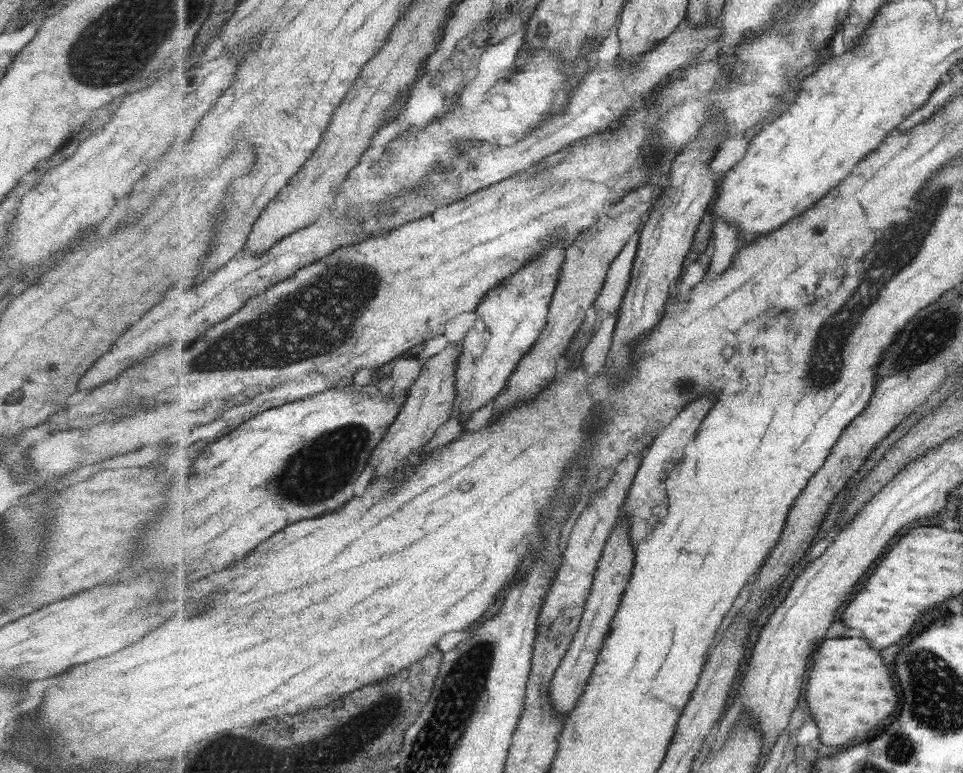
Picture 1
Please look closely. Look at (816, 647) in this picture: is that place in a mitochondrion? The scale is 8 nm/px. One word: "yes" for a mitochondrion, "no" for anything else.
no

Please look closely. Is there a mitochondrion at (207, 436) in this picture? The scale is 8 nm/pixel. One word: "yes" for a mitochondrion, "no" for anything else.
no

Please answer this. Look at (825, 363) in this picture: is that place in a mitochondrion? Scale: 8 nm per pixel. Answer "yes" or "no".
yes

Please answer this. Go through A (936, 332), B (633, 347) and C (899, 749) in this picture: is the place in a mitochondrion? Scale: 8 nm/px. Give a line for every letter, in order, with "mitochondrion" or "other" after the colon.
A: mitochondrion
B: other
C: mitochondrion

